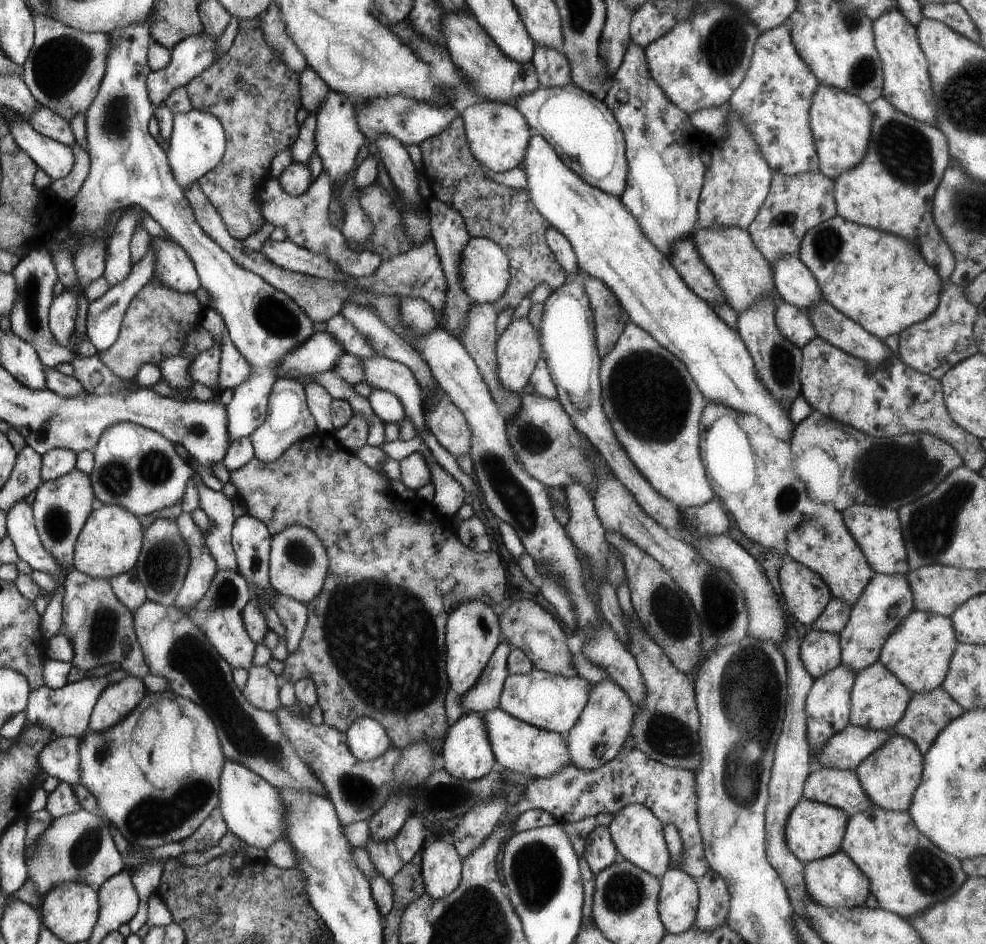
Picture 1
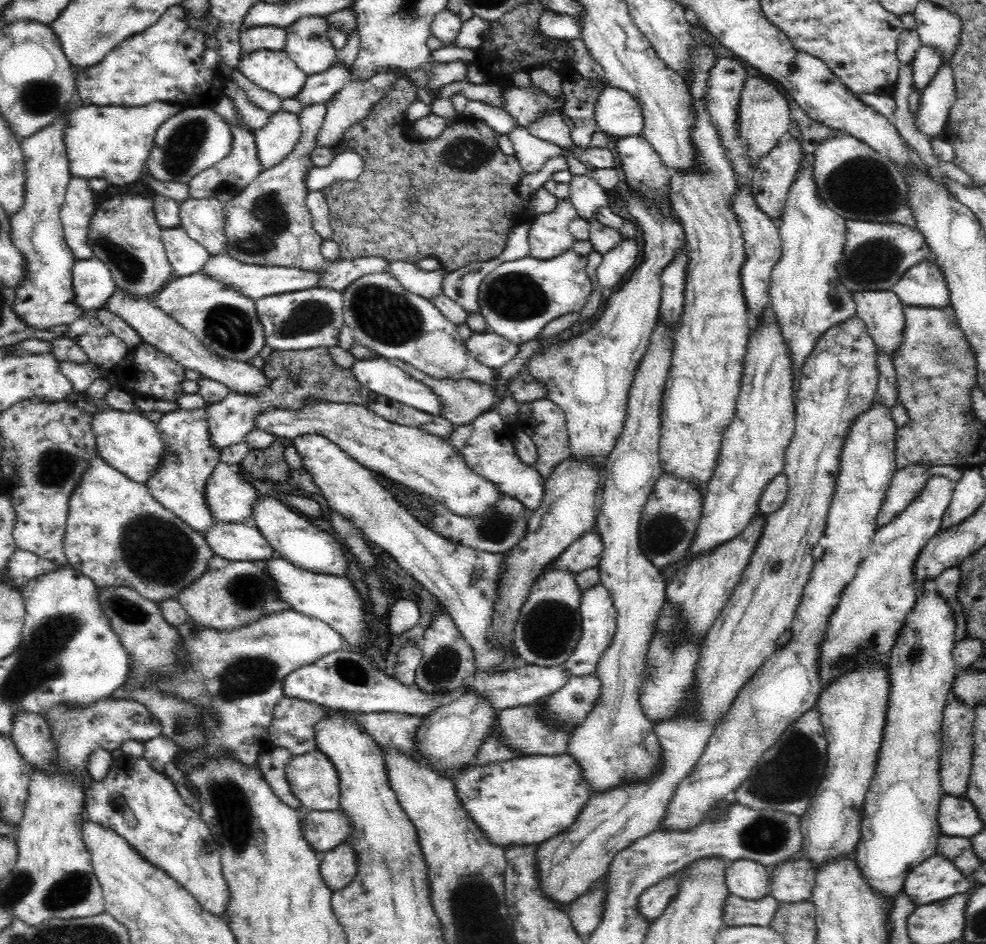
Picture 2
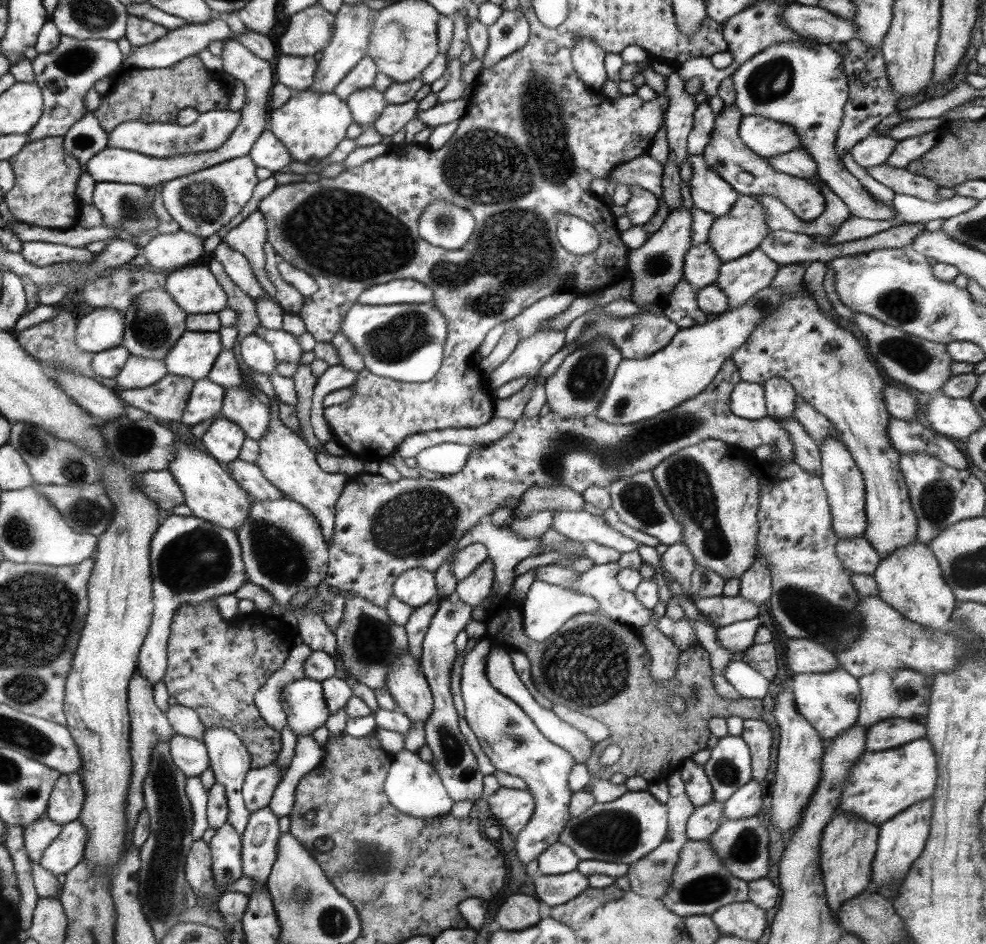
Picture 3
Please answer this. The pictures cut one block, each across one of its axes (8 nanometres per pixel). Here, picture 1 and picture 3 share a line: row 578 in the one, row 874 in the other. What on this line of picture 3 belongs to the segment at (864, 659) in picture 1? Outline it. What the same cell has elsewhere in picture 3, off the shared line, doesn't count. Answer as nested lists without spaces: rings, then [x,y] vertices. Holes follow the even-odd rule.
[[[927,798],[923,802],[917,802],[917,806],[909,806],[907,810],[903,810],[901,814],[893,816],[891,820],[887,820],[879,826],[877,852],[875,852],[875,860],[871,864],[871,890],[873,892],[905,880],[905,876],[909,874],[913,862],[921,856],[925,842],[929,838],[931,810],[933,810],[933,798]]]

